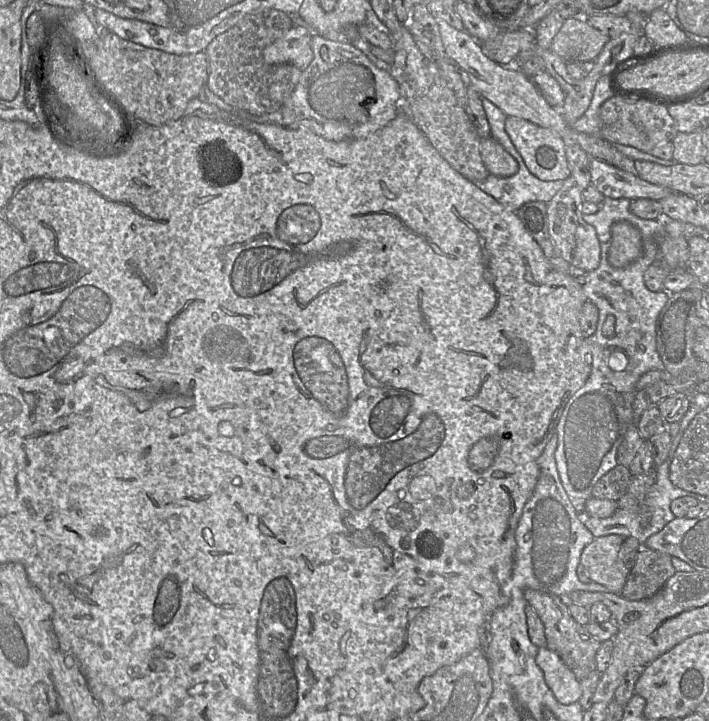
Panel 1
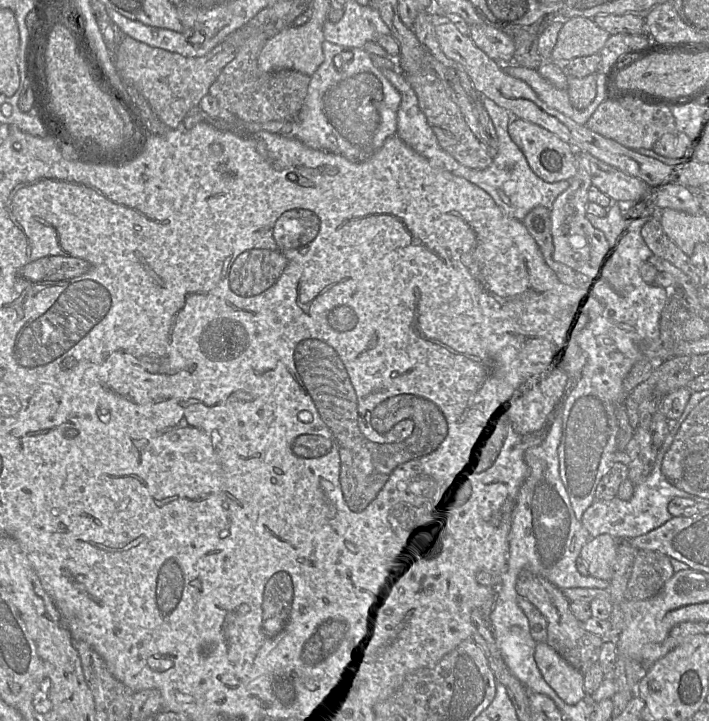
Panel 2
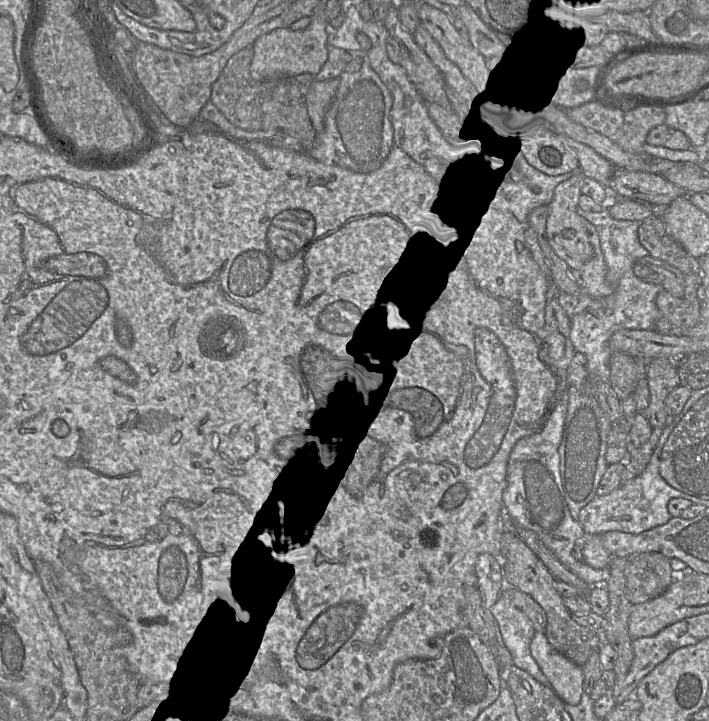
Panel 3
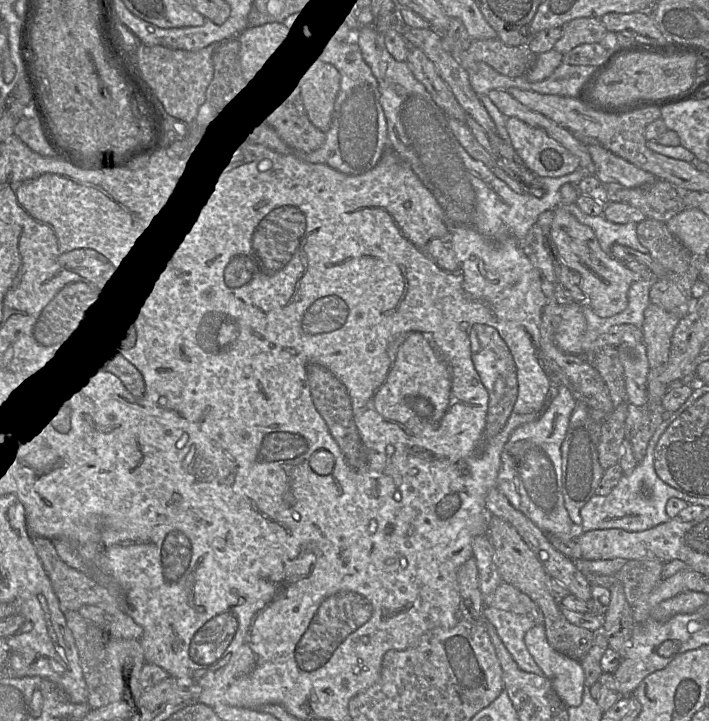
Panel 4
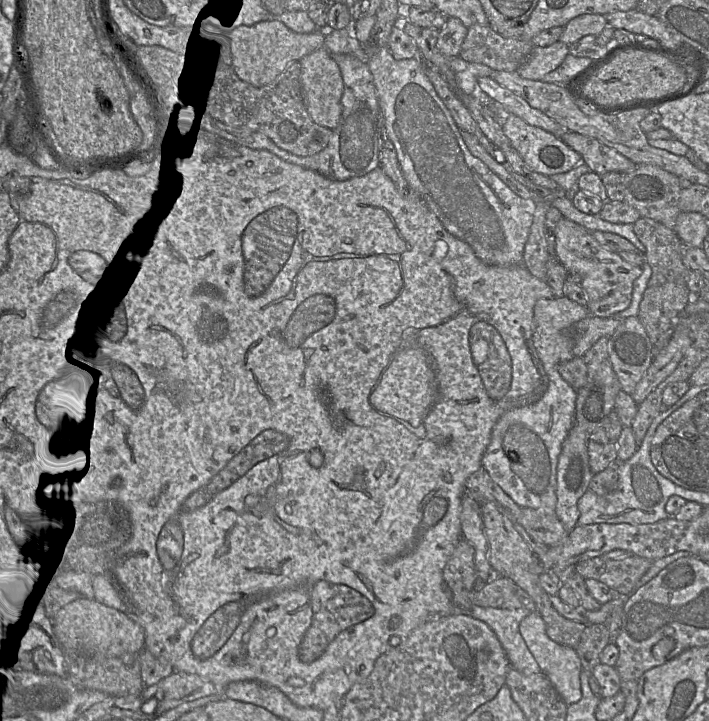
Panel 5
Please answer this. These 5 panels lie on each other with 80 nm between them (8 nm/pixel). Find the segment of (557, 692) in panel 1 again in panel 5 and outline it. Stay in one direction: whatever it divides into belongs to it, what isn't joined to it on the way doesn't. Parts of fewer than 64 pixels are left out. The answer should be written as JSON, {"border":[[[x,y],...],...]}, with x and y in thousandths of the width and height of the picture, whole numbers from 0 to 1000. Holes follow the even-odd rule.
{"border":[[[757,847],[749,849],[733,863],[732,877],[763,932],[773,939],[794,972],[800,978],[815,974],[821,967],[818,933],[822,926],[812,902],[777,888],[770,878],[769,864]]]}

